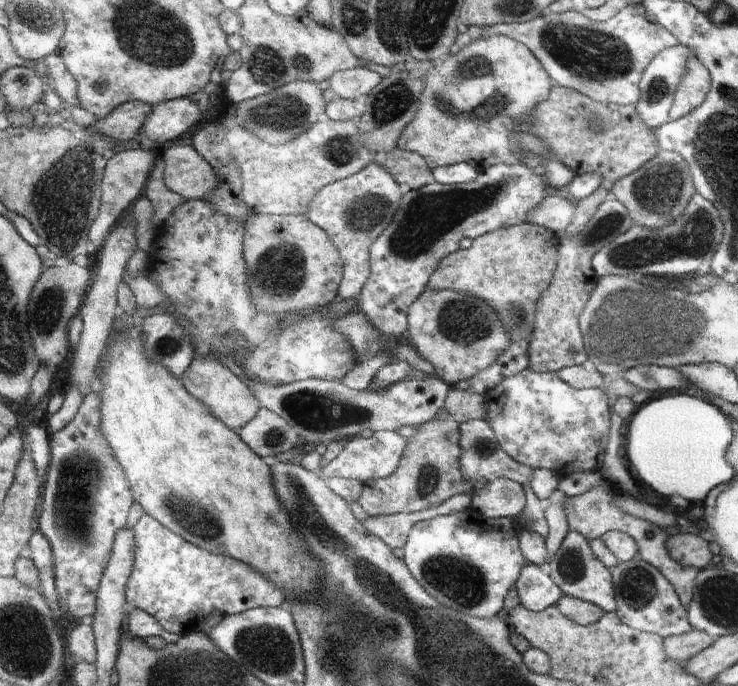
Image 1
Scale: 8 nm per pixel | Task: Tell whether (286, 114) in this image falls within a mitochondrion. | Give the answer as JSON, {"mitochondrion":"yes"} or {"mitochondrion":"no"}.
{"mitochondrion":"yes"}

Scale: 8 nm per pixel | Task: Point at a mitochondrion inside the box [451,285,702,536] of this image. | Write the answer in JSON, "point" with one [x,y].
{"point":[517,315]}

